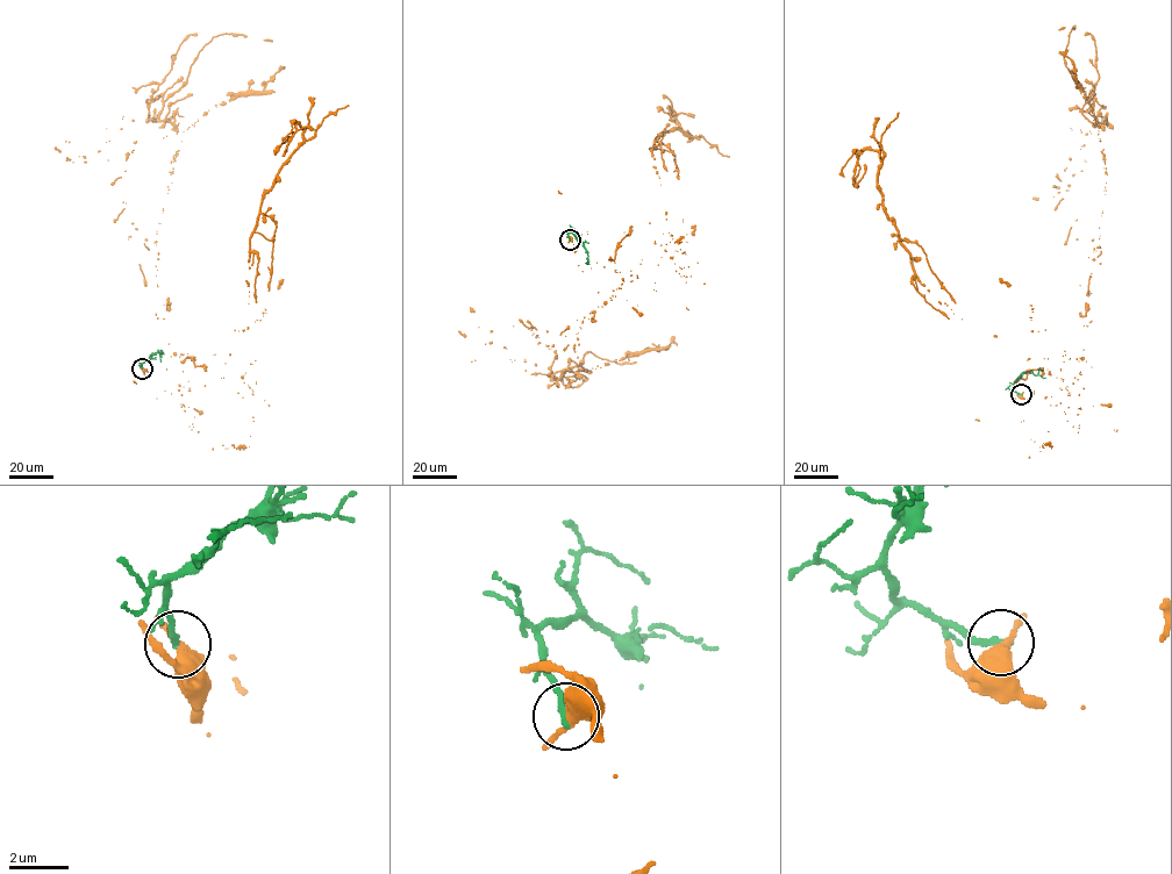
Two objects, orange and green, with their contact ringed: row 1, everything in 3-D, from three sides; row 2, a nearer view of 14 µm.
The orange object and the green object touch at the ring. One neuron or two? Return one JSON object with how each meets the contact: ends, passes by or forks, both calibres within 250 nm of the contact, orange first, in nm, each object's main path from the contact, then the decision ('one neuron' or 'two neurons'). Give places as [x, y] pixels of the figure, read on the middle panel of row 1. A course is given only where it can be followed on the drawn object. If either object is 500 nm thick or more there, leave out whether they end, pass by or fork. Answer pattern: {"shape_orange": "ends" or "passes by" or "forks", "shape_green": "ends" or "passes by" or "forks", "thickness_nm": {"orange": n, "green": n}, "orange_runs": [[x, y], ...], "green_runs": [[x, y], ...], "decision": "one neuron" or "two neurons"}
{"shape_orange": "passes by", "shape_green": "ends", "thickness_nm": {"orange": 440, "green": 260}, "orange_runs": [[570, 241], [578, 265], [612, 259], [623, 281], [576, 334], [586, 371], [561, 373], [590, 351], [660, 349]], "green_runs": [[570, 240], [570, 233], [580, 238], [587, 252], [587, 264]], "decision": "two neurons"}

